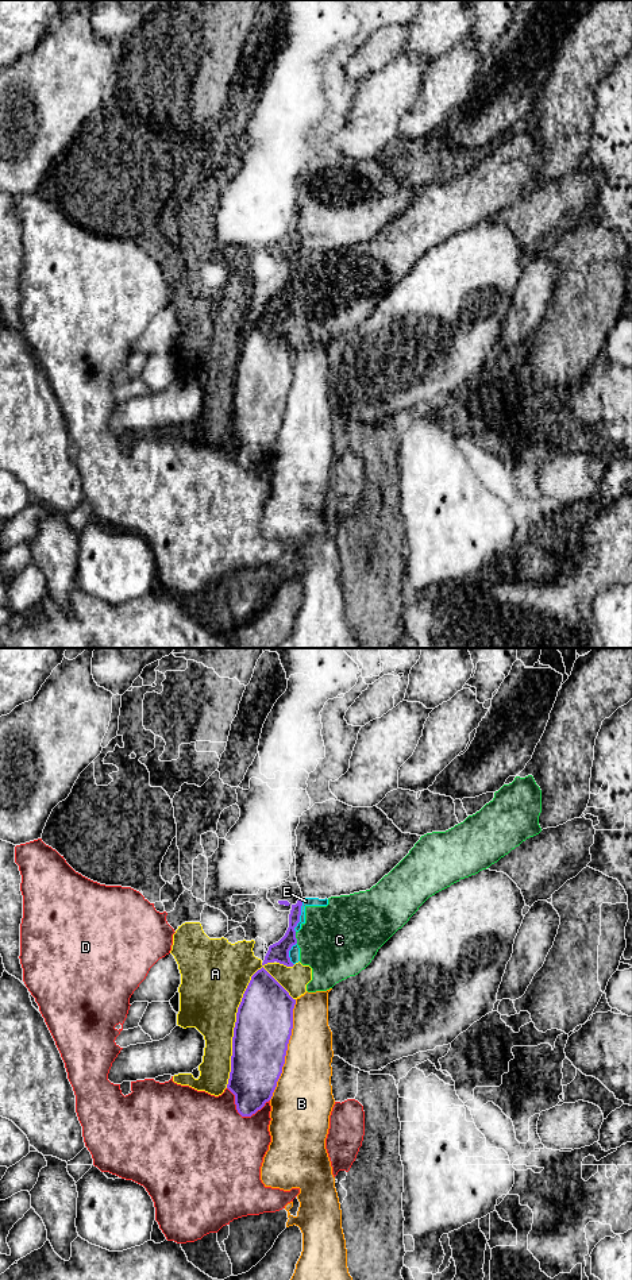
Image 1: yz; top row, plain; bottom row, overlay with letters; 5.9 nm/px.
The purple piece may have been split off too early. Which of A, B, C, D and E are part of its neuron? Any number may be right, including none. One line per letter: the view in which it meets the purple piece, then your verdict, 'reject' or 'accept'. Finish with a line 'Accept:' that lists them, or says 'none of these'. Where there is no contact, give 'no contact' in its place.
A: yz | reject
B: yz | reject
C: yz | reject
D: yz | reject
E: yz | reject
Accept: none of these

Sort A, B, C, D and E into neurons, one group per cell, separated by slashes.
A C E / B / D

